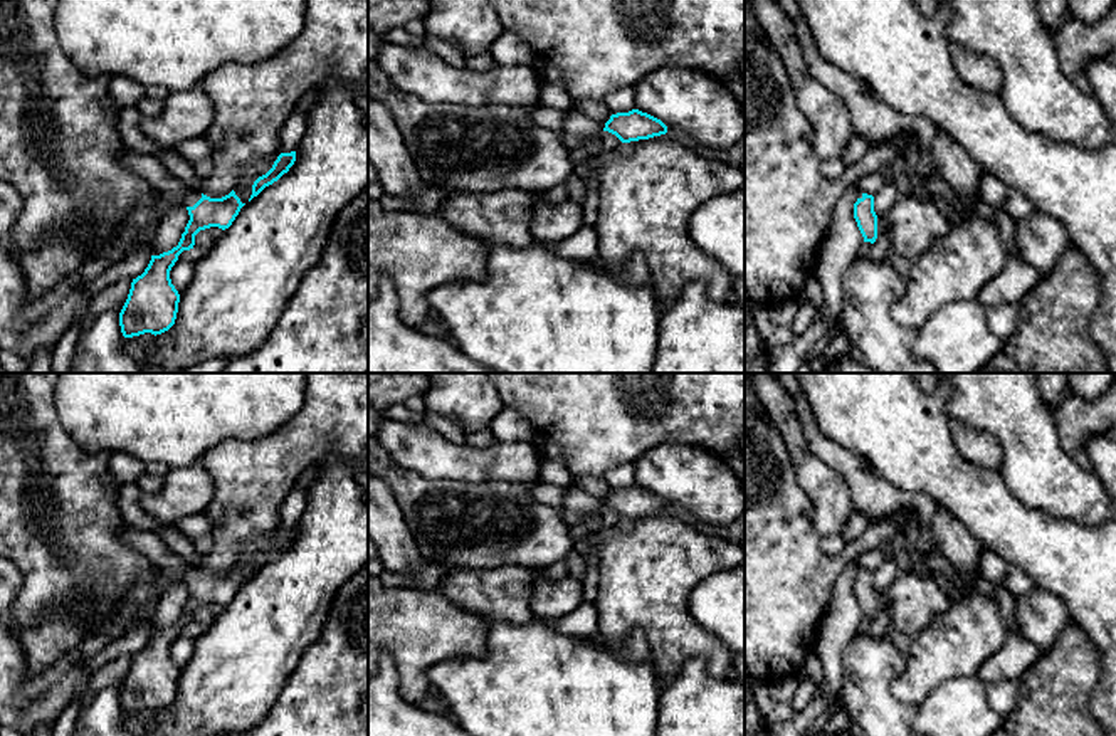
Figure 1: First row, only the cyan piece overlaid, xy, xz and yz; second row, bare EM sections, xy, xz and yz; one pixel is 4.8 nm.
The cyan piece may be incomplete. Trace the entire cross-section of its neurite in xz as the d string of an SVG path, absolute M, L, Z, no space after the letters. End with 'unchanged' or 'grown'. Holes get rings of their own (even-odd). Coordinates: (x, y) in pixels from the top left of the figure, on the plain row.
M639 486L612 491L603 507L615 511L622 519L649 516L667 509L667 502Z; unchanged

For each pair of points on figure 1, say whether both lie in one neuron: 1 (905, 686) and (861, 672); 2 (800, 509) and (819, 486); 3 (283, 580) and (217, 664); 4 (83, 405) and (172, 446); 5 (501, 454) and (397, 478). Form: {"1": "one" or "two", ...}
{"1": "two", "2": "two", "3": "one", "4": "one", "5": "two"}

